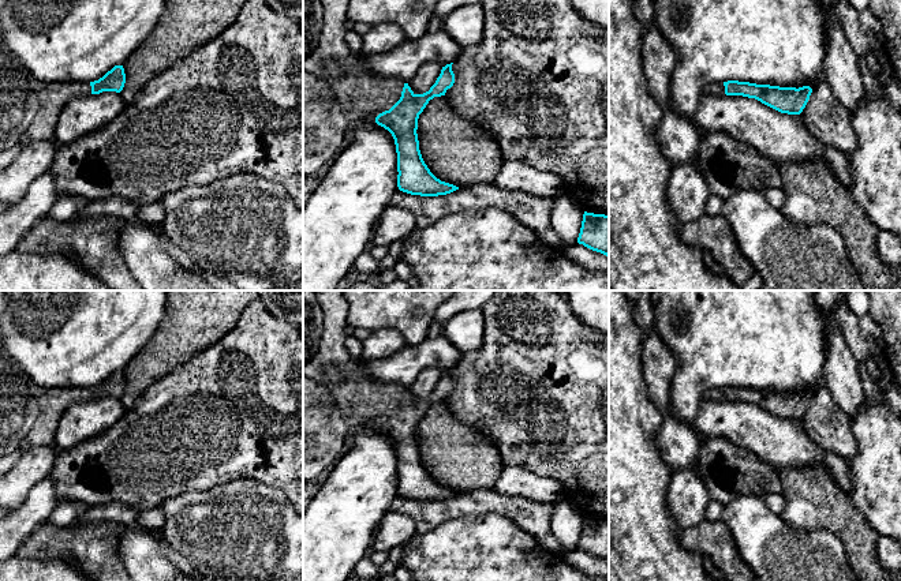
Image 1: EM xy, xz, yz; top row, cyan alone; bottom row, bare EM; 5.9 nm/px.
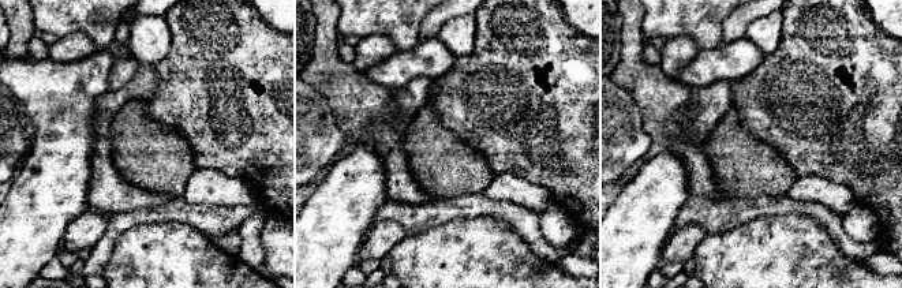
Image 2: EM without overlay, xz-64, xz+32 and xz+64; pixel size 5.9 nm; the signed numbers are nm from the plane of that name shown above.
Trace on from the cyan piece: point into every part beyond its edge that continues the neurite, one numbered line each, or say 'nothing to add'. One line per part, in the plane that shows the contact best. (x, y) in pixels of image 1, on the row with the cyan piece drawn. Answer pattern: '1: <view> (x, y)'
1: xz (363, 96)

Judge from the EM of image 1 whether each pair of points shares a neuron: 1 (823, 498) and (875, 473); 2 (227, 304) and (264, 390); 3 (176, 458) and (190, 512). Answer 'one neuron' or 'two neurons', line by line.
1: two neurons
2: two neurons
3: two neurons

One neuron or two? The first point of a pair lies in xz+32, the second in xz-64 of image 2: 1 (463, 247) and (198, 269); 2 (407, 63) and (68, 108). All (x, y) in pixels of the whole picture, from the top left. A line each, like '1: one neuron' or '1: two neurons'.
1: one neuron
2: one neuron

